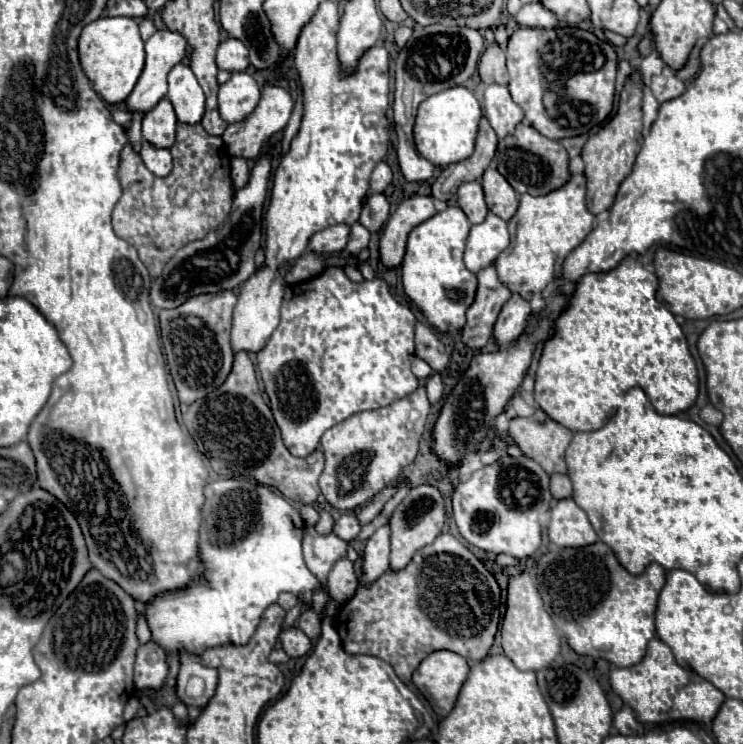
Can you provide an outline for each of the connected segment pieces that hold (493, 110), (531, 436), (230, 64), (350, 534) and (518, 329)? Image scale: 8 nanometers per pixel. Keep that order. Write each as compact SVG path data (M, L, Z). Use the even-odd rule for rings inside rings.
M490 84L480 88L478 96L484 108L484 116L488 118L496 136L506 138L514 134L518 122L522 122L524 118L524 110L510 98L508 88L500 84Z
M538 410L530 418L514 418L510 422L510 436L520 446L520 450L528 458L536 460L548 474L568 472L564 452L572 442L574 432L548 418L542 410ZM556 428L558 428L558 440L556 440Z
M228 38L226 42L222 42L218 46L216 66L220 70L226 70L226 72L246 70L248 68L248 50L246 50L246 46L236 38Z
M342 514L342 516L340 516L336 522L334 522L332 532L334 532L338 538L346 540L346 542L354 540L354 538L356 538L356 534L360 532L358 518L356 518L354 514Z
M512 294L512 298L504 304L504 308L498 314L498 320L494 324L494 340L498 346L504 346L518 338L526 326L526 318L530 316L532 308L530 304L518 296Z

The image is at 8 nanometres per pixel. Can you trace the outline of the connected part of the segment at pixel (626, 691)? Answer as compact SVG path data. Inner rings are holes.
M658 638L650 640L648 652L640 664L630 668L614 668L610 672L610 684L623 703L634 708L636 718L642 724L658 724L666 720L712 724L722 702L726 700L726 696L708 680L678 666L672 650Z

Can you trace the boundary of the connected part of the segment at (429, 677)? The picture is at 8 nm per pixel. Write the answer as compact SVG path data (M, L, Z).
M438 650L426 656L414 672L416 688L432 704L440 718L446 718L458 700L462 682L470 674L470 664L460 654Z

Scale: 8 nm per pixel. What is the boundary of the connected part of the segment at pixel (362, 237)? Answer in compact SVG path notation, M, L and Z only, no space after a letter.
M356 222L356 224L350 226L350 238L348 238L346 252L352 254L352 256L358 256L358 252L362 248L366 248L368 242L370 242L370 232L360 222Z

